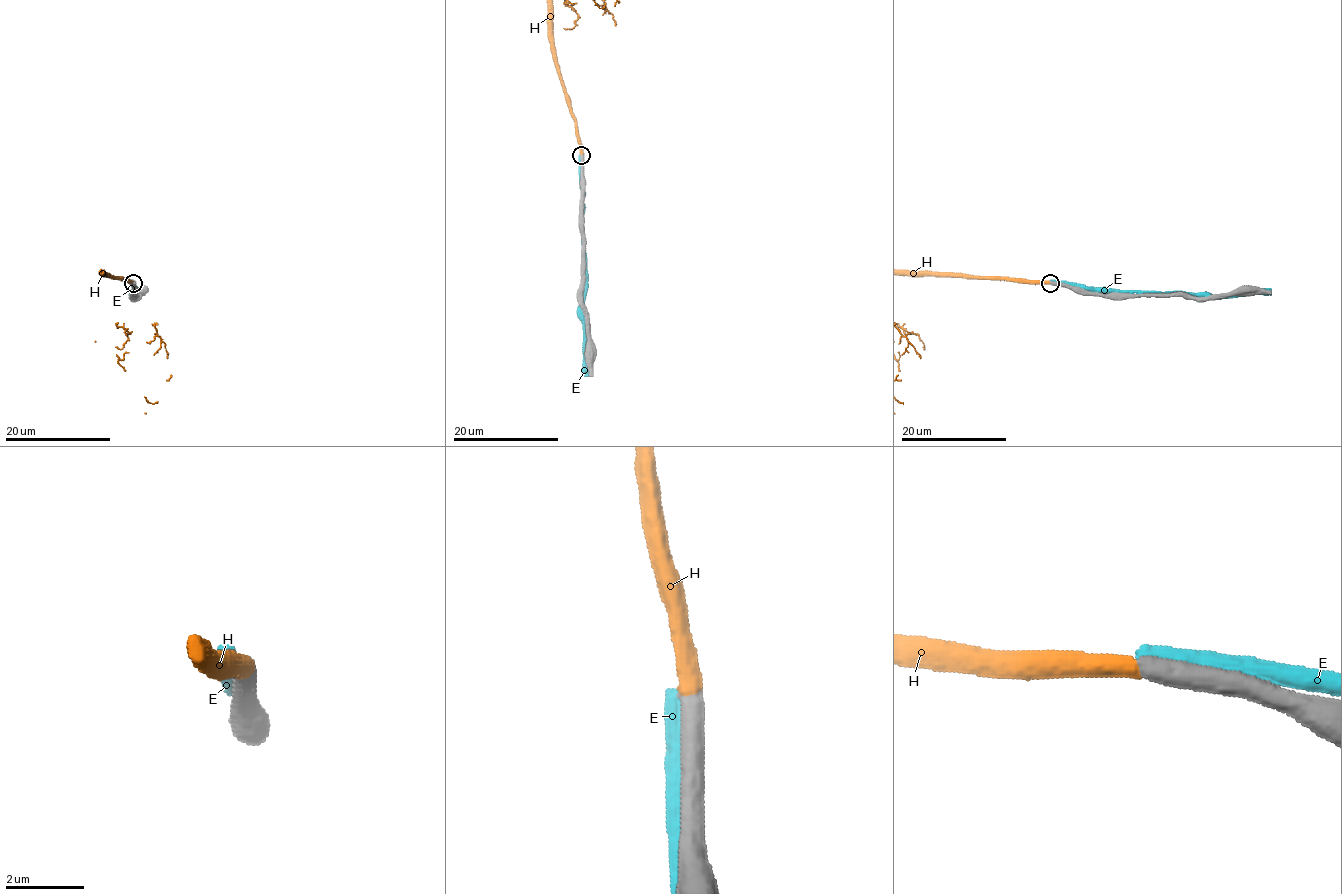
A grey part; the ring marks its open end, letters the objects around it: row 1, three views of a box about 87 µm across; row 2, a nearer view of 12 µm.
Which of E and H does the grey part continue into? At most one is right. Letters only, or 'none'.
H

